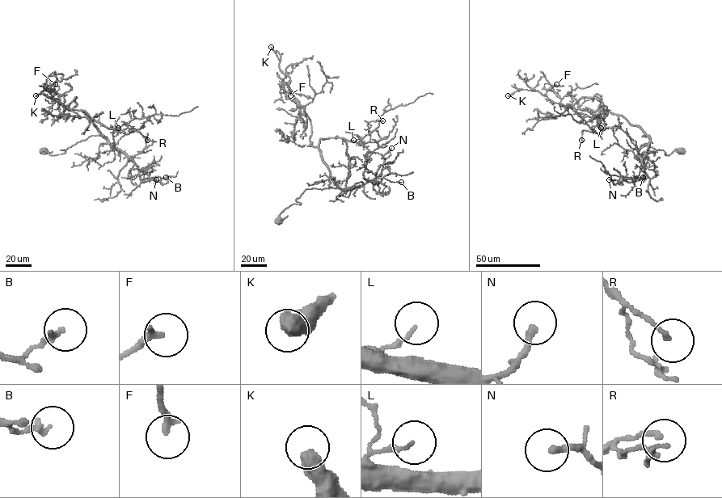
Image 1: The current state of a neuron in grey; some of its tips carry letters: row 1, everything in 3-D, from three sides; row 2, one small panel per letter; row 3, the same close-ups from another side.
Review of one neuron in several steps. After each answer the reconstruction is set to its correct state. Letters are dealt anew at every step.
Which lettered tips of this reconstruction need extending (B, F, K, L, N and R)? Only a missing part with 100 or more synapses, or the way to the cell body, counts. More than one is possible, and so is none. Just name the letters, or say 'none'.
none

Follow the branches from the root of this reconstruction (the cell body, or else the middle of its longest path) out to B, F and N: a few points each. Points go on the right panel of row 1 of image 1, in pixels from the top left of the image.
B: (681, 150), (664, 154), (650, 146), (649, 135), (648, 154), (642, 160), (644, 175), (639, 179), (643, 177)
F: (681, 150), (655, 149), (649, 135), (595, 98), (553, 103), (546, 91), (556, 84)
N: (681, 150), (664, 154), (650, 146), (649, 135), (648, 154), (642, 160), (644, 175), (631, 182), (609, 179)

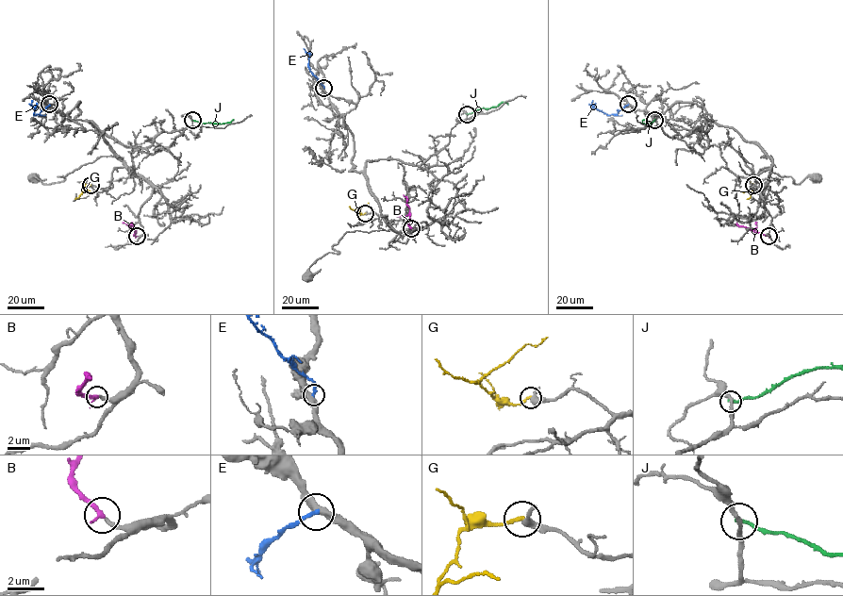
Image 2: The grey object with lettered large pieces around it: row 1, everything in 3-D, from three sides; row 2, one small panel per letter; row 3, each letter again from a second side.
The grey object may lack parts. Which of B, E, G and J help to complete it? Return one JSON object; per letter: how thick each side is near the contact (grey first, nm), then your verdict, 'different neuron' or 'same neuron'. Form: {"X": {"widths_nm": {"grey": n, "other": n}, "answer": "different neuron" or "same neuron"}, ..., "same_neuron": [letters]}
{"B": {"widths_nm": {"grey": 220, "other": 280}, "answer": "same neuron"}, "E": {"widths_nm": {"grey": 400, "other": 220}, "answer": "different neuron"}, "G": {"widths_nm": {"grey": 320, "other": 190}, "answer": "different neuron"}, "J": {"widths_nm": {"grey": 240, "other": 180}, "answer": "different neuron"}, "same_neuron": ["B"]}

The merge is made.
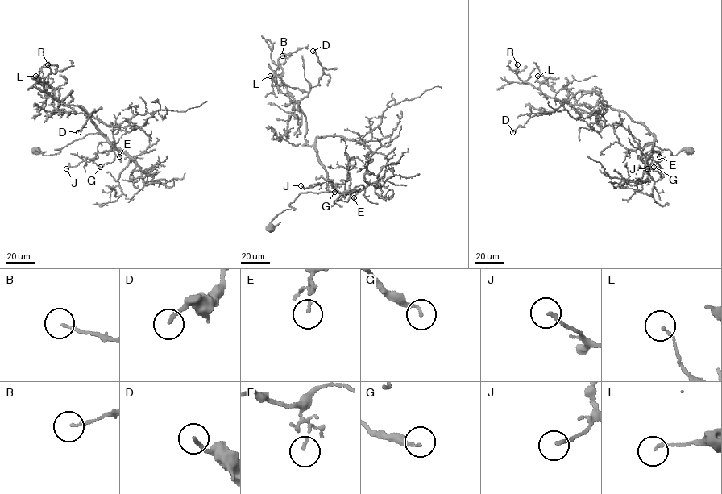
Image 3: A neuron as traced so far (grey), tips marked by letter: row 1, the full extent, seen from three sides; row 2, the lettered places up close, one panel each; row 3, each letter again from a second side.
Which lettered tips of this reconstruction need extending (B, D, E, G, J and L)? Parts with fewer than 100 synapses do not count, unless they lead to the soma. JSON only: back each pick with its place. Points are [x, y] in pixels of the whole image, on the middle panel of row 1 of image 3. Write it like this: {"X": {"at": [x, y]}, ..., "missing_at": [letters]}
{"missing_at": []}

